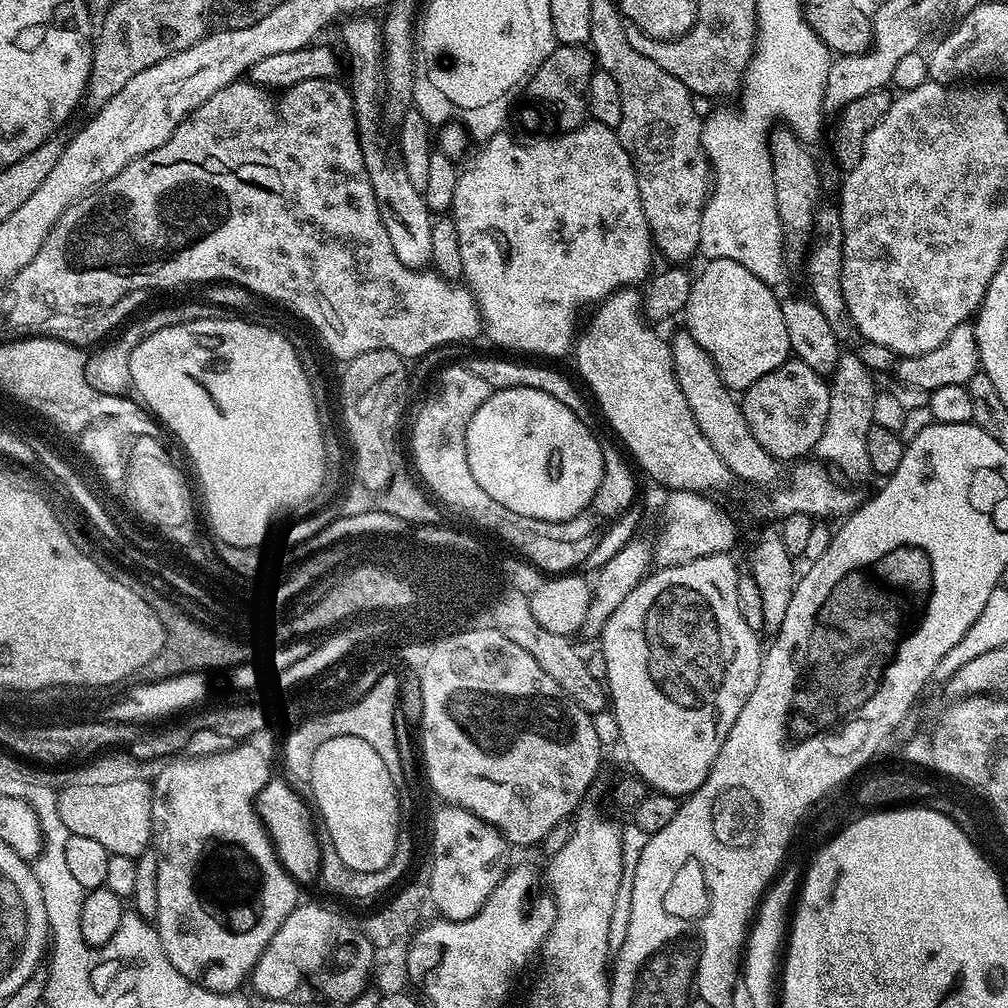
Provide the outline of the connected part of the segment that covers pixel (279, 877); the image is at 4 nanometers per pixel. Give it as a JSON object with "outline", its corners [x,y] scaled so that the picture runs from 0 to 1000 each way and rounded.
{"outline":[[[238,736],[230,742],[227,746],[214,746],[211,750],[198,750],[195,754],[177,754],[181,752],[175,752],[171,755],[172,758],[167,758],[159,767],[156,768],[155,774],[151,778],[151,824],[153,826],[153,844],[155,846],[155,854],[157,855],[157,907],[155,908],[153,914],[153,920],[157,931],[159,932],[159,938],[161,942],[165,946],[165,950],[173,958],[173,962],[177,962],[177,966],[184,968],[186,972],[189,972],[192,976],[199,976],[204,982],[209,984],[228,984],[233,985],[234,980],[238,975],[245,973],[250,966],[250,960],[256,954],[256,950],[264,942],[264,938],[268,935],[268,931],[272,931],[272,927],[276,923],[276,919],[280,919],[280,915],[284,915],[284,911],[292,902],[296,896],[296,890],[294,890],[294,884],[296,884],[296,878],[293,873],[290,872],[288,868],[281,859],[278,857],[278,853],[274,850],[274,842],[270,839],[270,832],[266,830],[266,824],[262,822],[262,817],[258,814],[257,810],[254,808],[254,789],[262,783],[263,778],[266,777],[268,773],[268,767],[266,767],[266,746],[262,742],[257,742],[256,739],[250,738],[254,736]]]}

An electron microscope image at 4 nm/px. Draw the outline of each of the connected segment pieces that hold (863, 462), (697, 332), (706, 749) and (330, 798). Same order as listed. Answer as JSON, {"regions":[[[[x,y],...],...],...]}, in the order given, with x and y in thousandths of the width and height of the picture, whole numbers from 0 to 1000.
{"regions":[[[[834,352],[821,382],[823,407],[819,411],[819,423],[815,423],[815,435],[812,435],[808,445],[811,457],[824,462],[830,469],[838,468],[845,476],[857,476],[866,471],[863,454],[859,454],[859,431],[866,422],[865,377],[866,370],[861,368],[861,364],[852,355],[848,352]]],[[[702,258],[699,263],[694,271],[689,271],[677,313],[683,316],[684,331],[710,361],[715,379],[727,390],[734,391],[752,379],[752,375],[783,357],[780,319],[776,319],[774,298],[766,291],[767,283],[748,276],[732,260]]],[[[722,550],[697,552],[688,554],[688,558],[648,566],[622,589],[621,595],[606,609],[593,634],[593,639],[599,642],[597,650],[603,666],[601,683],[605,688],[606,705],[610,707],[615,721],[614,737],[619,740],[619,746],[623,749],[623,758],[627,761],[624,763],[634,770],[648,787],[682,792],[694,783],[708,760],[708,752],[712,752],[712,744],[716,744],[716,736],[720,736],[720,728],[724,728],[724,720],[728,720],[732,708],[736,708],[736,700],[740,700],[752,677],[756,654],[756,639],[754,643],[753,635],[755,632],[748,625],[744,625],[744,621],[740,621],[740,613],[736,613],[736,605],[732,601],[732,577],[735,568],[730,567],[730,560],[724,553]]],[[[327,732],[327,736],[319,736],[308,748],[309,766],[313,805],[315,810],[317,805],[321,813],[321,821],[333,844],[332,852],[346,866],[379,863],[393,846],[393,828],[399,823],[399,811],[387,764],[383,764],[371,740],[359,736],[359,732]]]]}

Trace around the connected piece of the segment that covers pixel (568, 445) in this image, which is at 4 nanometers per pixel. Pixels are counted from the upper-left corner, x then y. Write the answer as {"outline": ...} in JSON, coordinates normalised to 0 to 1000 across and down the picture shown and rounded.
{"outline":[[[538,387],[489,388],[460,429],[462,454],[474,482],[513,509],[559,510],[563,516],[575,511],[599,473],[599,444],[570,411]]]}

